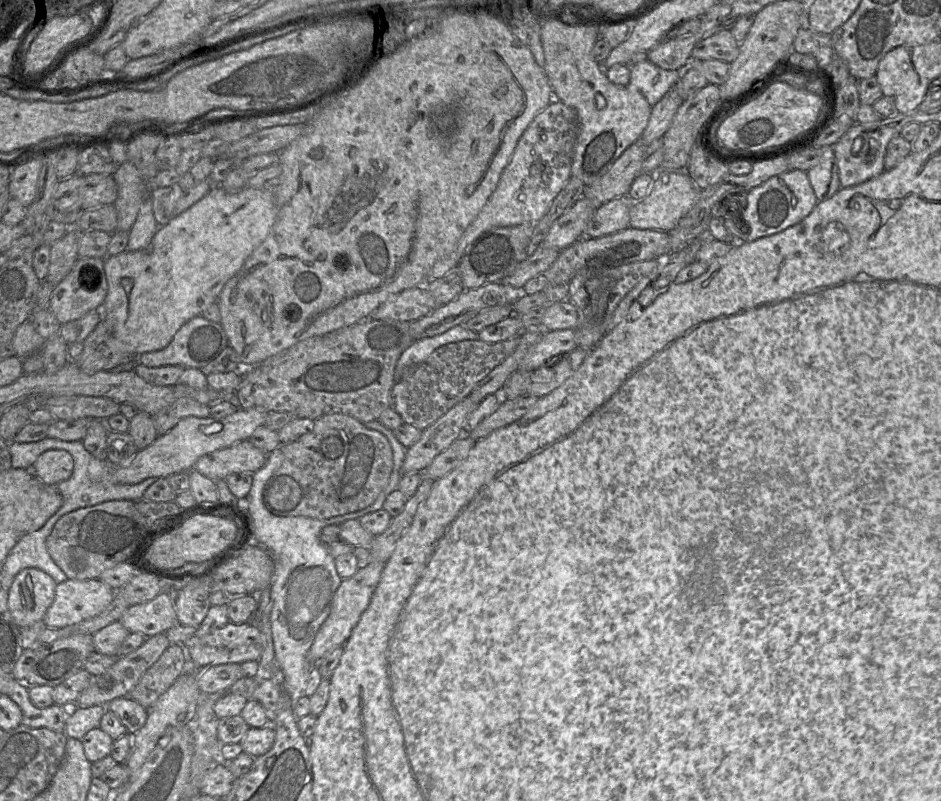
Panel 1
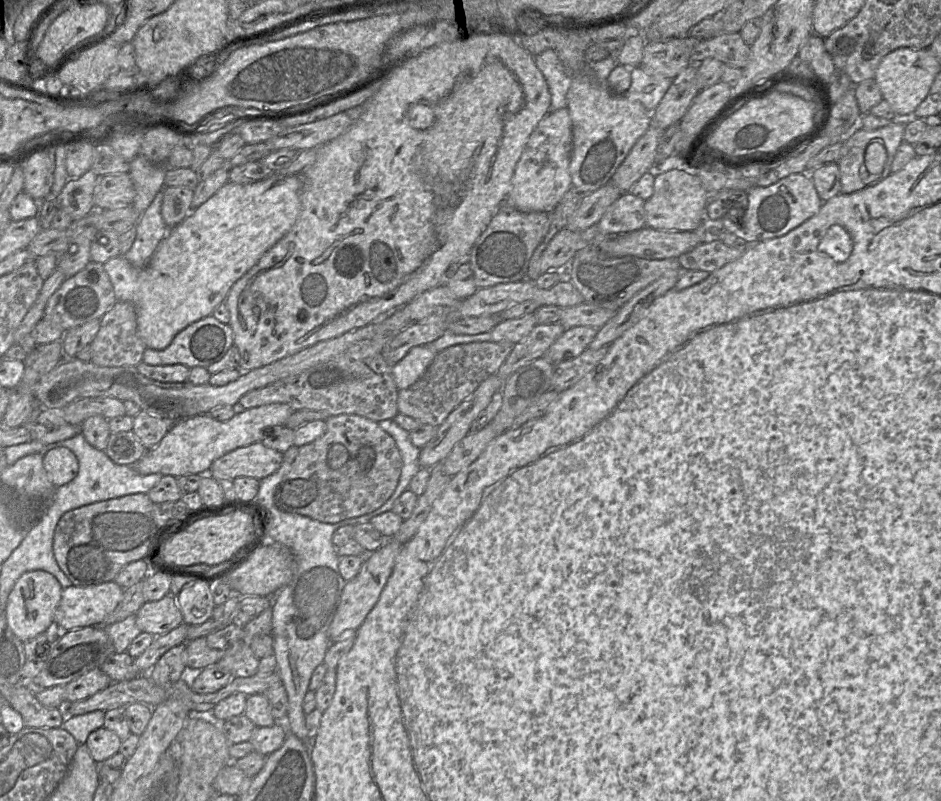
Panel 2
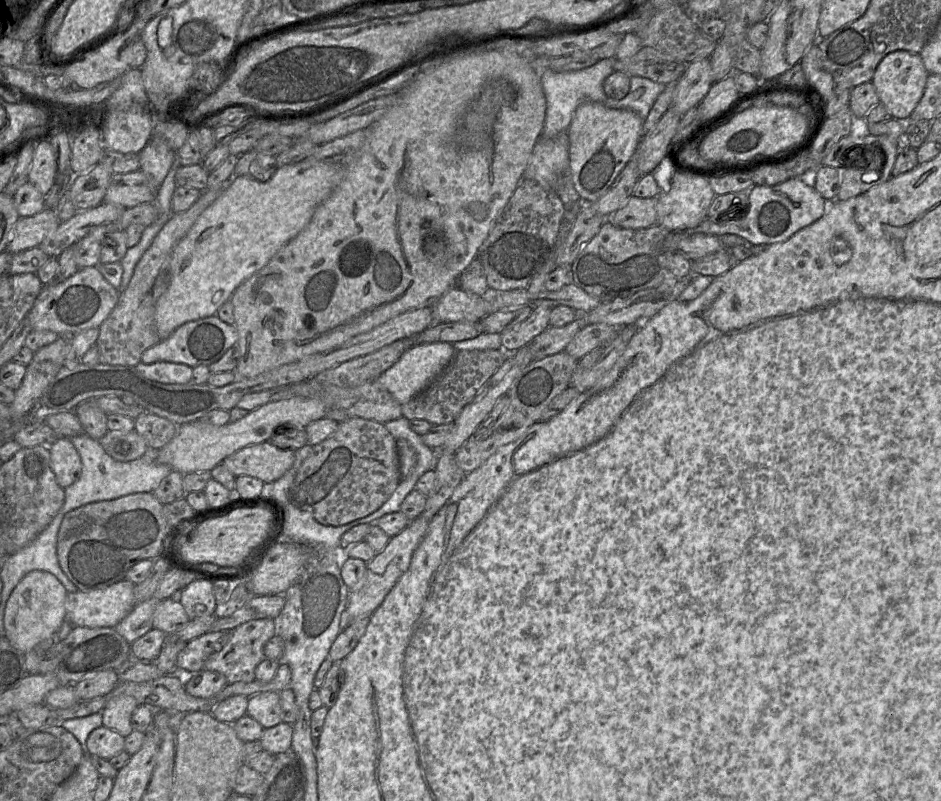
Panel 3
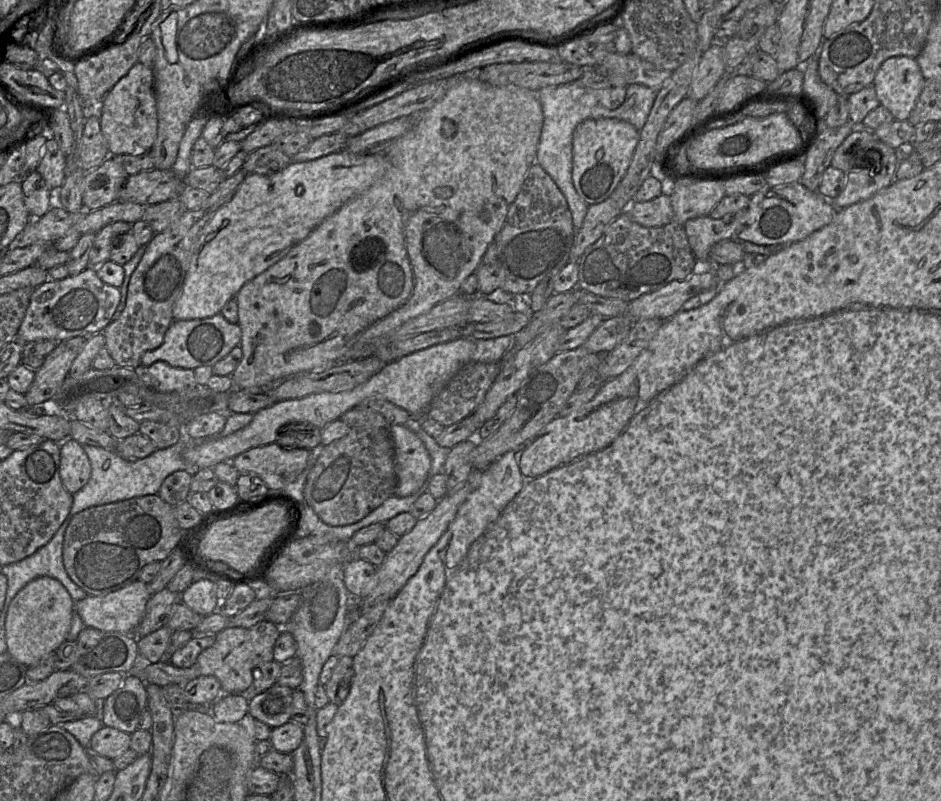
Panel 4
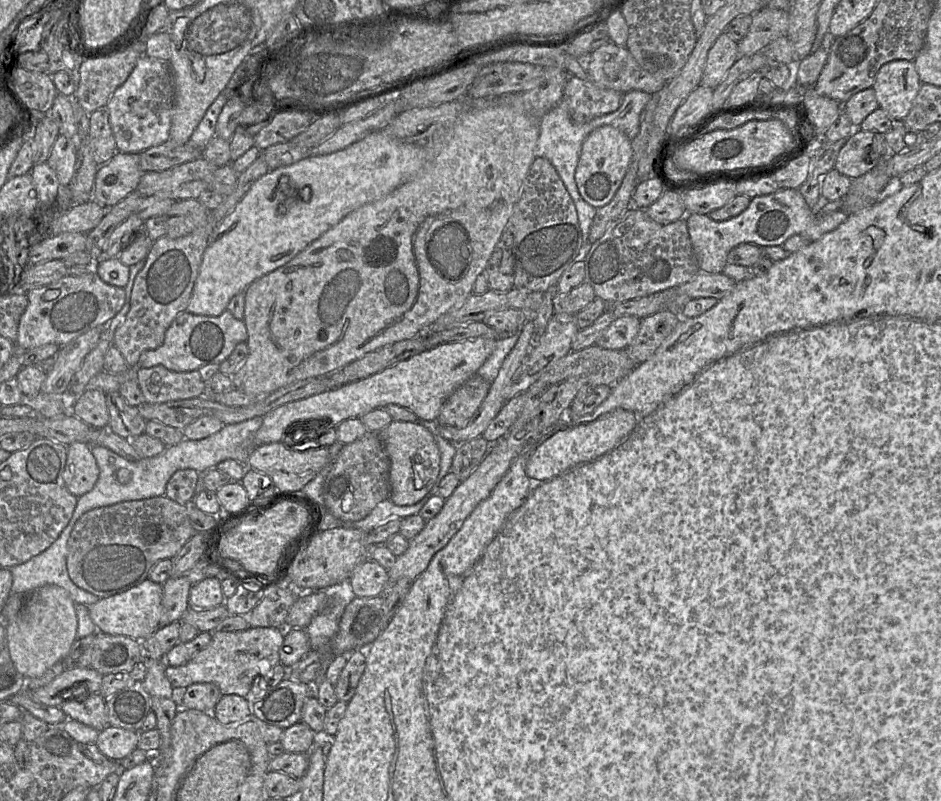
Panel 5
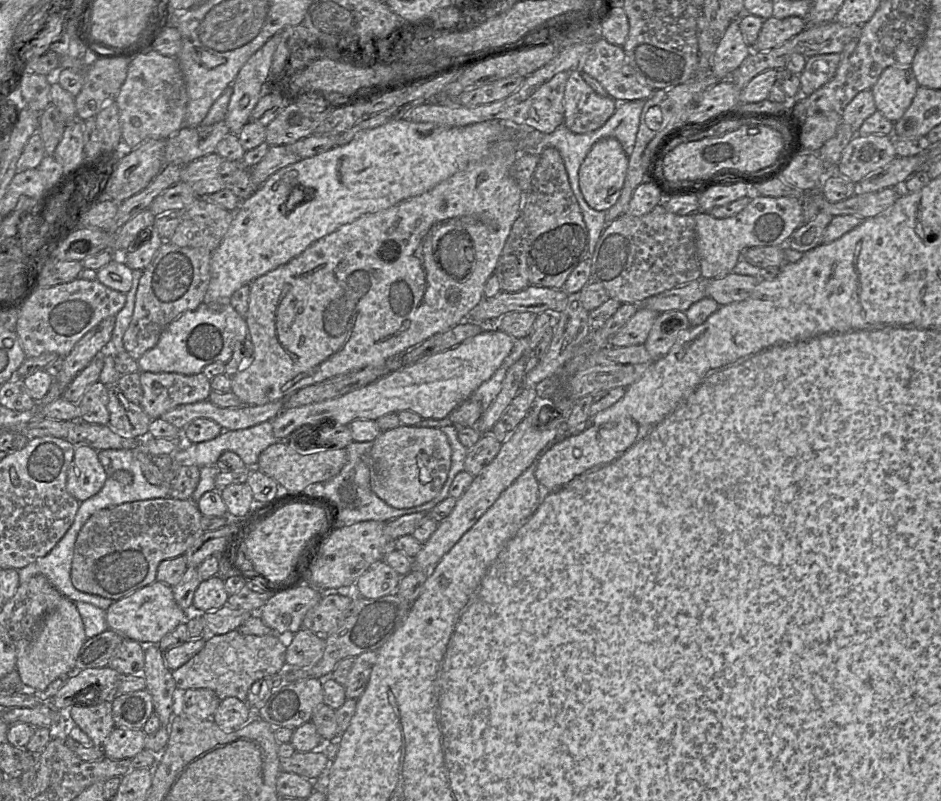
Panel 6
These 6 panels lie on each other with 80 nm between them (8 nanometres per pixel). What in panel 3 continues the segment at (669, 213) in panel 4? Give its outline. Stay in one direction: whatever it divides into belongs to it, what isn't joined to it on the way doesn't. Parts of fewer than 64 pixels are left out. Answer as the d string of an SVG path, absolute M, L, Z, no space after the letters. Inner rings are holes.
M632 195L620 210L607 216L607 222L624 229L645 229L657 224L656 197L638 198Z

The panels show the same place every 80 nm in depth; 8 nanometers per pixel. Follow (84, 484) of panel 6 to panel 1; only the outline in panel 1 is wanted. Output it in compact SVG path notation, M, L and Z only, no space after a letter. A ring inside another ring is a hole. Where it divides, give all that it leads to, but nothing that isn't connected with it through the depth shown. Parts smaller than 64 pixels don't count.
M50 449L43 452L32 465L32 473L49 486L56 486L68 480L73 470L73 457L63 449Z

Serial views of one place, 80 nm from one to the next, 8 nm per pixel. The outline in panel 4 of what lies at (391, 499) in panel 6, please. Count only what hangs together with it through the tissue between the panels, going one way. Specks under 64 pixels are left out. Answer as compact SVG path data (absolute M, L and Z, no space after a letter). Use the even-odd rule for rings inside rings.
M390 425L388 431L394 446L397 476L394 495L407 497L426 486L431 458L422 440L405 425Z

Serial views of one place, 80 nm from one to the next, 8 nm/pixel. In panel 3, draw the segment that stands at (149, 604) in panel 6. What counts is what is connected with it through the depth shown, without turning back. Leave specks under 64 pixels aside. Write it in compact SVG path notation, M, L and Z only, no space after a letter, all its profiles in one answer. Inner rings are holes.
M123 580L103 589L68 592L66 621L74 627L114 628L137 605L134 586Z

